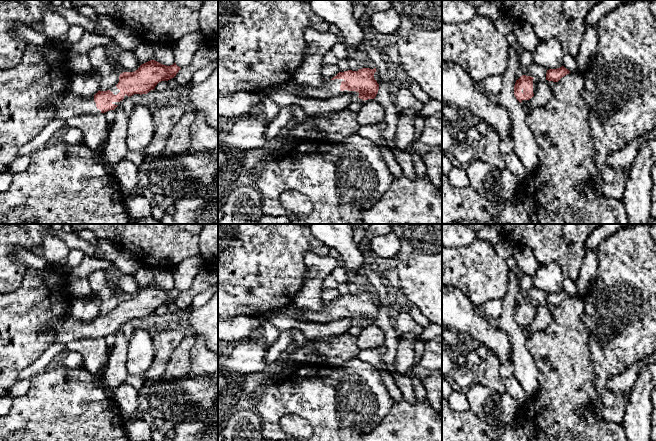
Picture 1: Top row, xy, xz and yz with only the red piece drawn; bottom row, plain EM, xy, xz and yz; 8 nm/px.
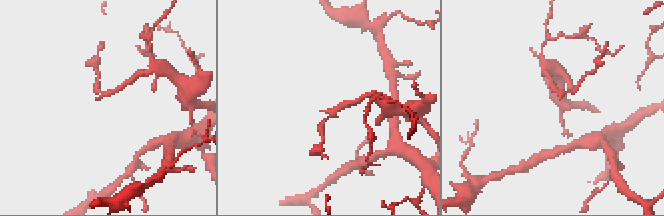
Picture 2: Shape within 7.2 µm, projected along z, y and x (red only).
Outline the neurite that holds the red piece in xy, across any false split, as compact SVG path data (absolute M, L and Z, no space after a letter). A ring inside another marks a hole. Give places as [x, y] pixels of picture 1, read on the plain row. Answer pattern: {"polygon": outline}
{"polygon": "M150 284L134 295L123 296L118 306L107 315L98 315L91 321L71 318L69 315L54 322L52 331L55 342L67 344L73 340L99 340L114 334L121 326L134 318L147 318L161 305L168 305L176 300L181 292L163 289Z"}

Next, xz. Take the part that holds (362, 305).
{"polygon": "M376 292L339 296L331 304L323 304L320 310L301 310L293 305L276 308L260 314L242 315L235 318L218 318L218 341L245 342L251 332L272 316L286 315L301 322L326 323L349 318L362 324L375 323L379 308L374 303Z"}

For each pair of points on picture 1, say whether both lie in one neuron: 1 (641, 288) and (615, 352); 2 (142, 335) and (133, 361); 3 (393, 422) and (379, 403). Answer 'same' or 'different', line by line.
1: same
2: same
3: different

